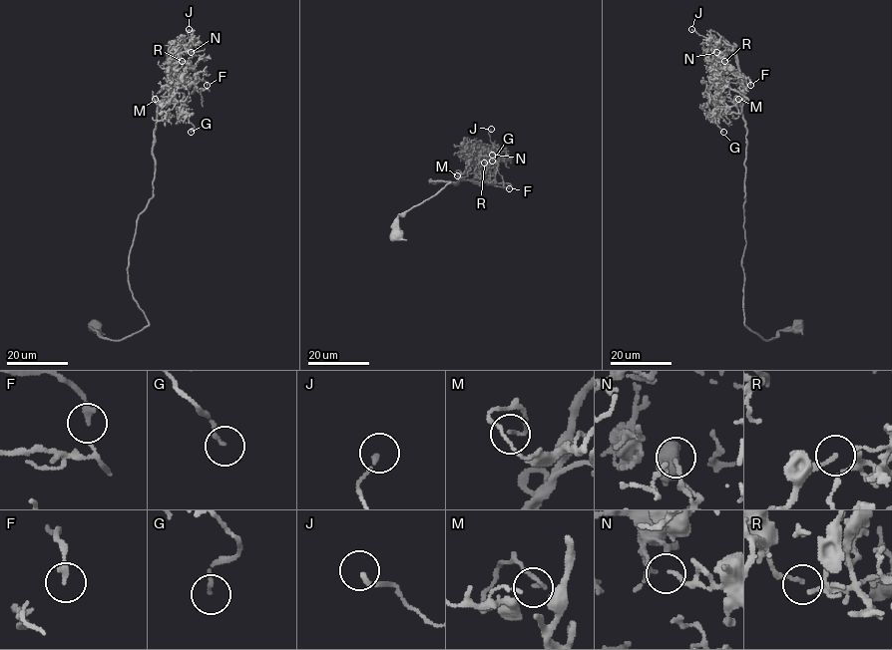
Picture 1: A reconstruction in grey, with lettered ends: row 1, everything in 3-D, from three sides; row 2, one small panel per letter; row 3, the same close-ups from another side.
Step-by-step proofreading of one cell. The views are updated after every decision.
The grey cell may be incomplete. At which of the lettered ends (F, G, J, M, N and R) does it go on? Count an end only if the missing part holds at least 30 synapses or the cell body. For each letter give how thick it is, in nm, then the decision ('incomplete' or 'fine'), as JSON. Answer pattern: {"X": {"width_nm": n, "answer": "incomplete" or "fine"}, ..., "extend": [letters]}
{"F": {"width_nm": 240, "answer": "fine"}, "G": {"width_nm": 130, "answer": "fine"}, "J": {"width_nm": 170, "answer": "fine"}, "M": {"width_nm": 120, "answer": "fine"}, "N": {"width_nm": 120, "answer": "fine"}, "R": {"width_nm": 130, "answer": "fine"}, "extend": []}

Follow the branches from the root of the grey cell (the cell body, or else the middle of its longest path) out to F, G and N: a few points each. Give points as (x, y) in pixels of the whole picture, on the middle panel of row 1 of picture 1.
F: (397, 233), (399, 216), (450, 182), (430, 179), (455, 184), (459, 179), (480, 179), (509, 188)
G: (397, 233), (399, 216), (450, 182), (430, 179), (485, 180), (482, 154), (492, 153), (492, 161)
N: (397, 233), (399, 216), (450, 182), (430, 179), (455, 184), (472, 179), (489, 168), (492, 155)

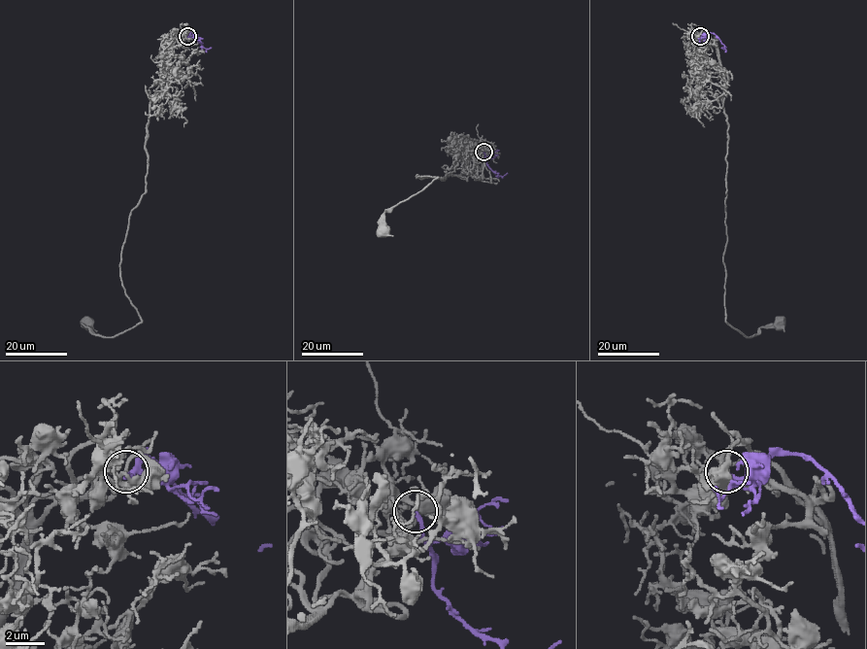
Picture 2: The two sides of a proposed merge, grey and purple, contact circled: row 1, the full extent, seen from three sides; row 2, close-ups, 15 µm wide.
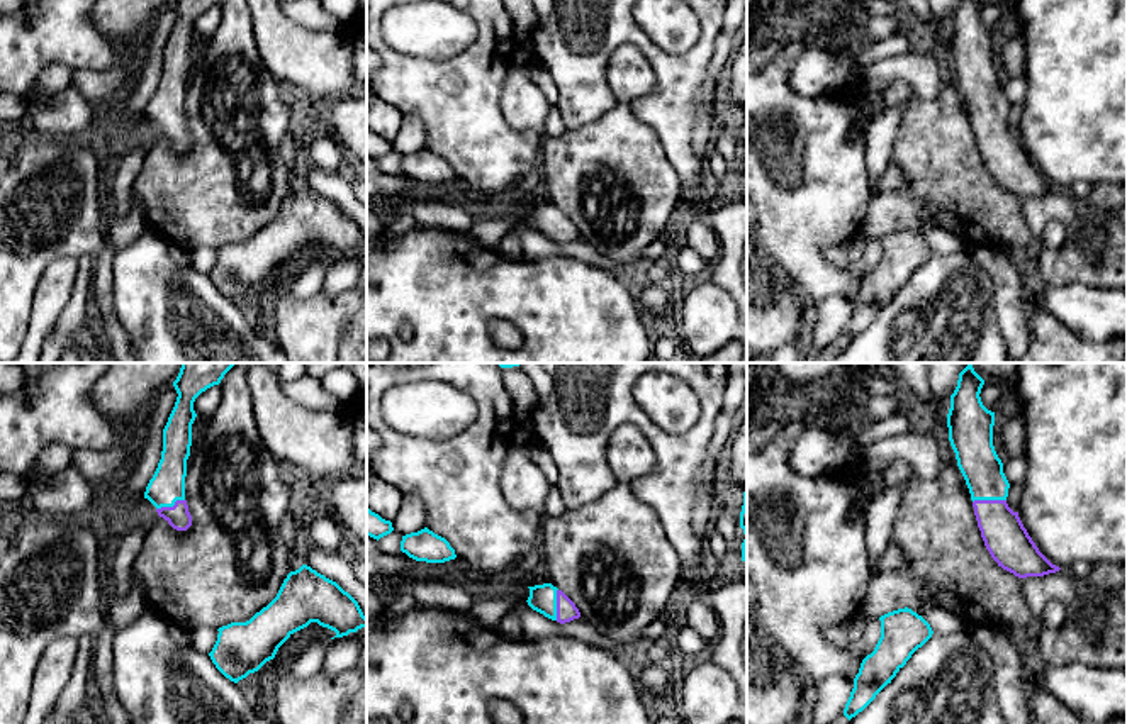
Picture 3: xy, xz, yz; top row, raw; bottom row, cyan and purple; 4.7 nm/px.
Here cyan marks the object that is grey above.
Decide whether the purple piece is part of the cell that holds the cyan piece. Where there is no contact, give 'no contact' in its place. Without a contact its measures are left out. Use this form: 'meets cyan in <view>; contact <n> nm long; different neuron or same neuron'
meets cyan in yz; contact 160 nm long; same neuron

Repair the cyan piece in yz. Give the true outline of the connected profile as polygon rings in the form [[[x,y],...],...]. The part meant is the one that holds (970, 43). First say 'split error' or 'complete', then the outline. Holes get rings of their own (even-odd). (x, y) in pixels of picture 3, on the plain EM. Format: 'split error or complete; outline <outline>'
split error; outline [[[957,0],[947,34],[949,61],[971,114],[981,158],[991,178],[1018,198],[1061,188],[1035,166],[1008,124],[1010,103],[993,66],[995,32],[981,22],[984,0]]]

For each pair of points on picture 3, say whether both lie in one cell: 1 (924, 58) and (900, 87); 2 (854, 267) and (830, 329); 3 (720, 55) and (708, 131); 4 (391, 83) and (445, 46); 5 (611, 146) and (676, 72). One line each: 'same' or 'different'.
1: different
2: same
3: same
4: different
5: different

